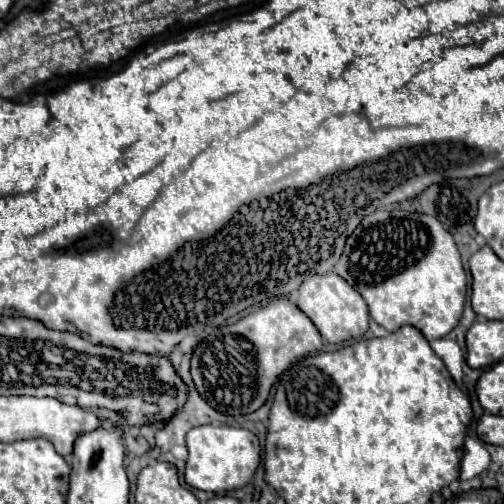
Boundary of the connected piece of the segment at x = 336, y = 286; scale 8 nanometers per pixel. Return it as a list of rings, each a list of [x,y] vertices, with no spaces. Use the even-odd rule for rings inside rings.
[[[336,273],[312,275],[310,279],[306,279],[298,289],[296,305],[316,325],[316,329],[328,343],[344,343],[348,339],[358,339],[368,331],[366,301]]]

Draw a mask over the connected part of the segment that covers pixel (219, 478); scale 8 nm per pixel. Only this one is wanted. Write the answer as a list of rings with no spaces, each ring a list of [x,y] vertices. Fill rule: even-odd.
[[[200,425],[188,431],[186,445],[190,451],[190,457],[186,461],[184,481],[190,487],[210,491],[210,493],[224,493],[238,487],[244,487],[256,467],[260,465],[260,443],[258,437],[240,427],[216,427],[216,425]]]

